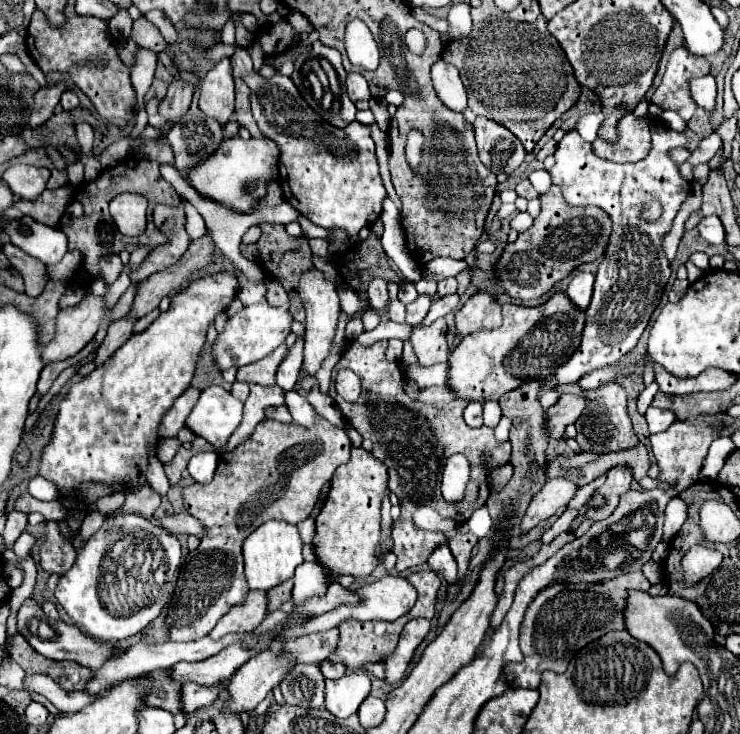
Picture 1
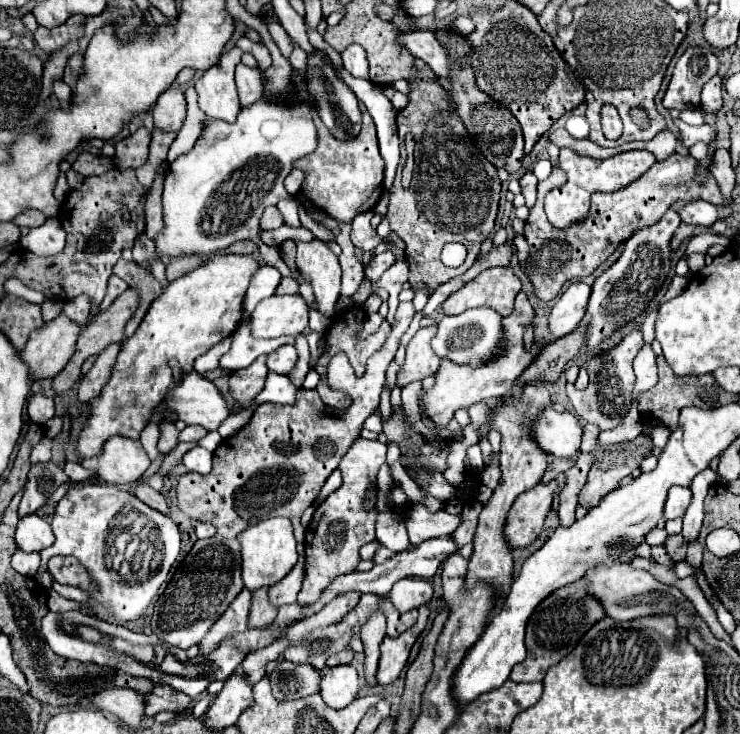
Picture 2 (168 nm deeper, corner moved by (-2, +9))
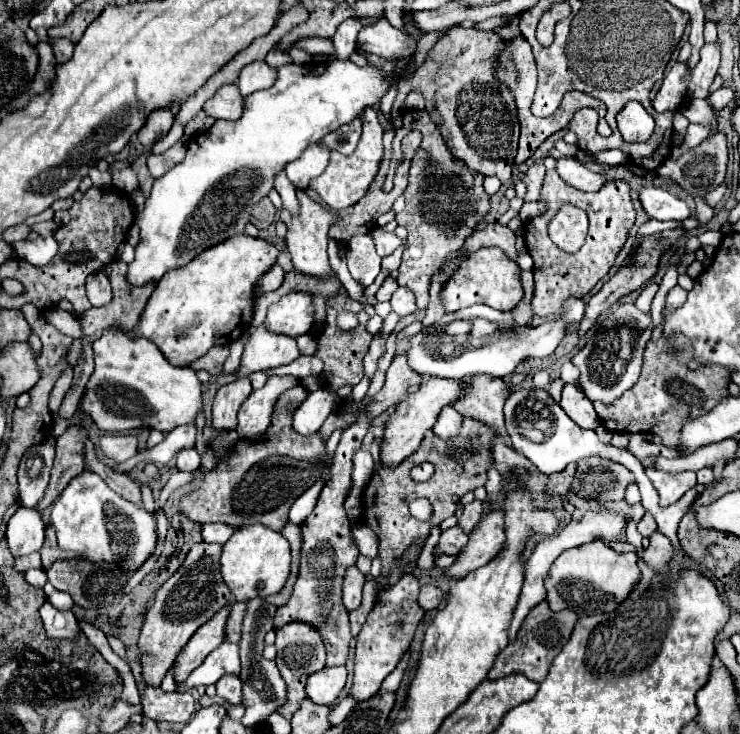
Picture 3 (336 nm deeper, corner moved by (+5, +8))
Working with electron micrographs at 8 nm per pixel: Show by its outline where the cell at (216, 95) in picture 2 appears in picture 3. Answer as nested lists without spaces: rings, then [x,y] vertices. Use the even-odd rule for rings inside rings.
[[[234,84],[220,86],[218,92],[204,104],[204,112],[216,120],[238,120],[242,114],[242,96],[238,88]]]

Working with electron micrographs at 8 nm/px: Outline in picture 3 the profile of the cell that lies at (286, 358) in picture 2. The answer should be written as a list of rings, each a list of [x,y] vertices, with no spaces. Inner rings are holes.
[[[266,326],[248,330],[250,342],[244,348],[238,370],[232,372],[232,378],[248,376],[256,370],[270,370],[284,366],[300,356],[296,340],[284,334],[272,334]]]

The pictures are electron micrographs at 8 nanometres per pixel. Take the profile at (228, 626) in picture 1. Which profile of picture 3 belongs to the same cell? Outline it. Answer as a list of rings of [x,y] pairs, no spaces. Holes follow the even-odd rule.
[[[224,606],[218,614],[214,614],[214,618],[210,618],[210,622],[206,622],[186,644],[186,648],[178,654],[176,662],[174,662],[174,670],[176,670],[176,682],[186,680],[188,674],[192,670],[196,670],[204,658],[218,648],[222,642],[226,642],[224,632],[226,632],[226,618],[230,614],[230,606]]]

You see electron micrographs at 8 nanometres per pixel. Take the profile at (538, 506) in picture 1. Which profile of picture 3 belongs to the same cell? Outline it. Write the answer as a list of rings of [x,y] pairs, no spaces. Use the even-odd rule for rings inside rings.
[[[494,510],[470,532],[470,542],[460,550],[458,560],[448,568],[450,578],[462,578],[470,570],[480,568],[498,556],[506,544],[504,516],[504,510]]]

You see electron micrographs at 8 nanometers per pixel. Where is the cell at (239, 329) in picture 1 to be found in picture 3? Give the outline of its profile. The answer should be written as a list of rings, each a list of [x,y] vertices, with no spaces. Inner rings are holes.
[[[290,292],[282,296],[276,304],[268,308],[266,326],[276,334],[300,336],[310,330],[314,322],[312,294],[308,292]]]

